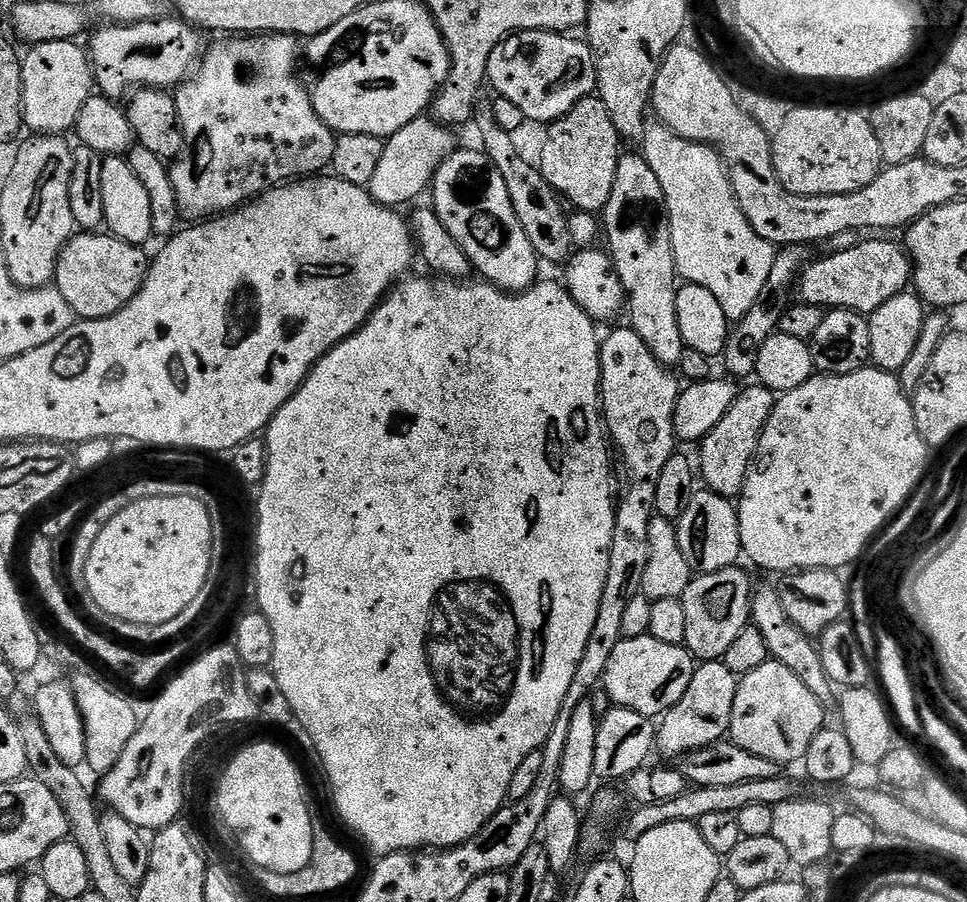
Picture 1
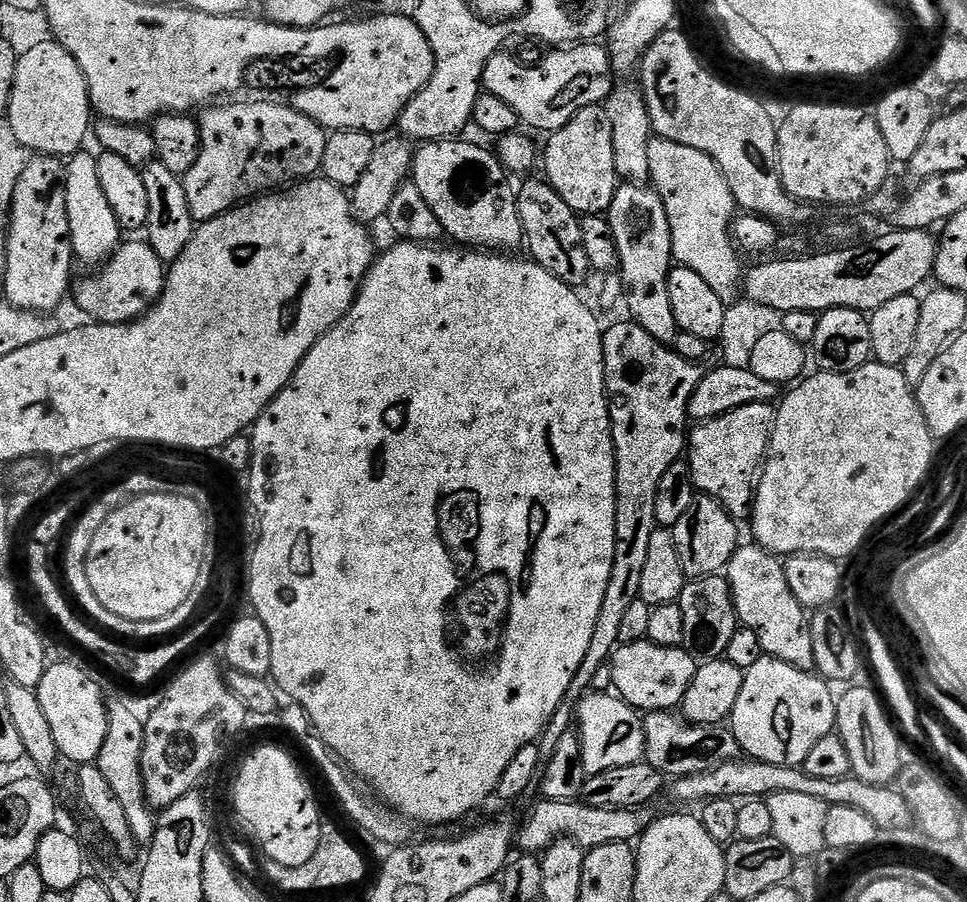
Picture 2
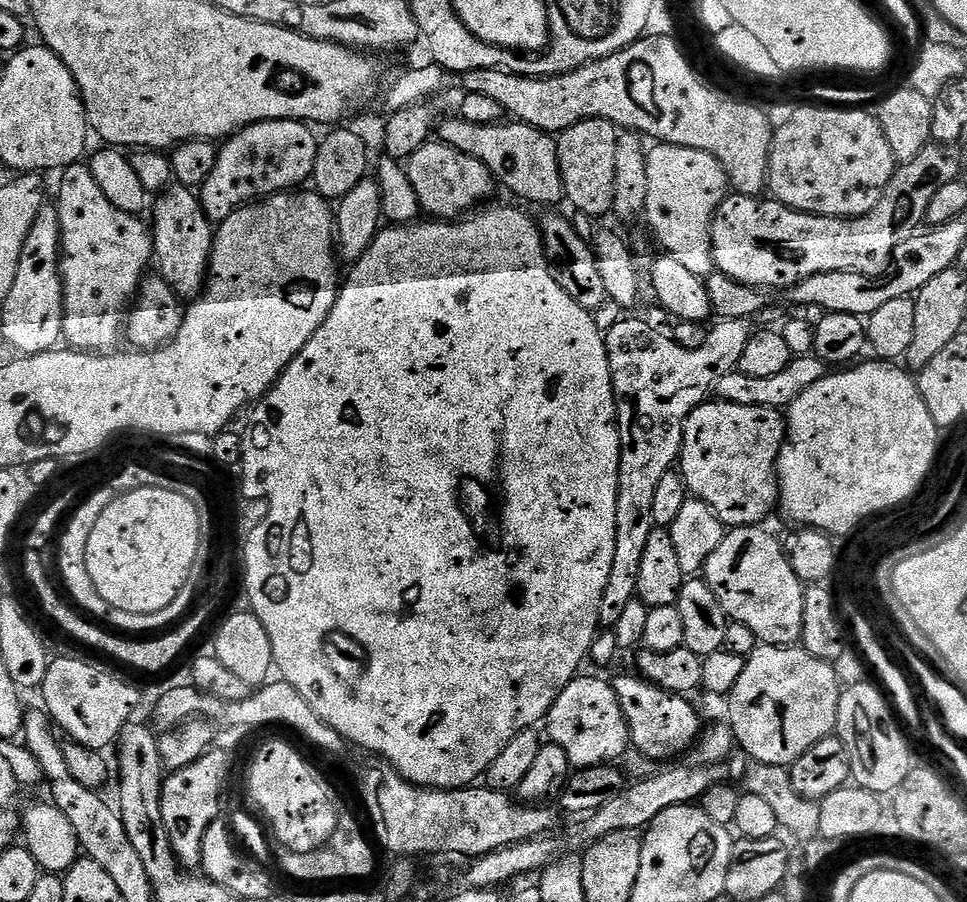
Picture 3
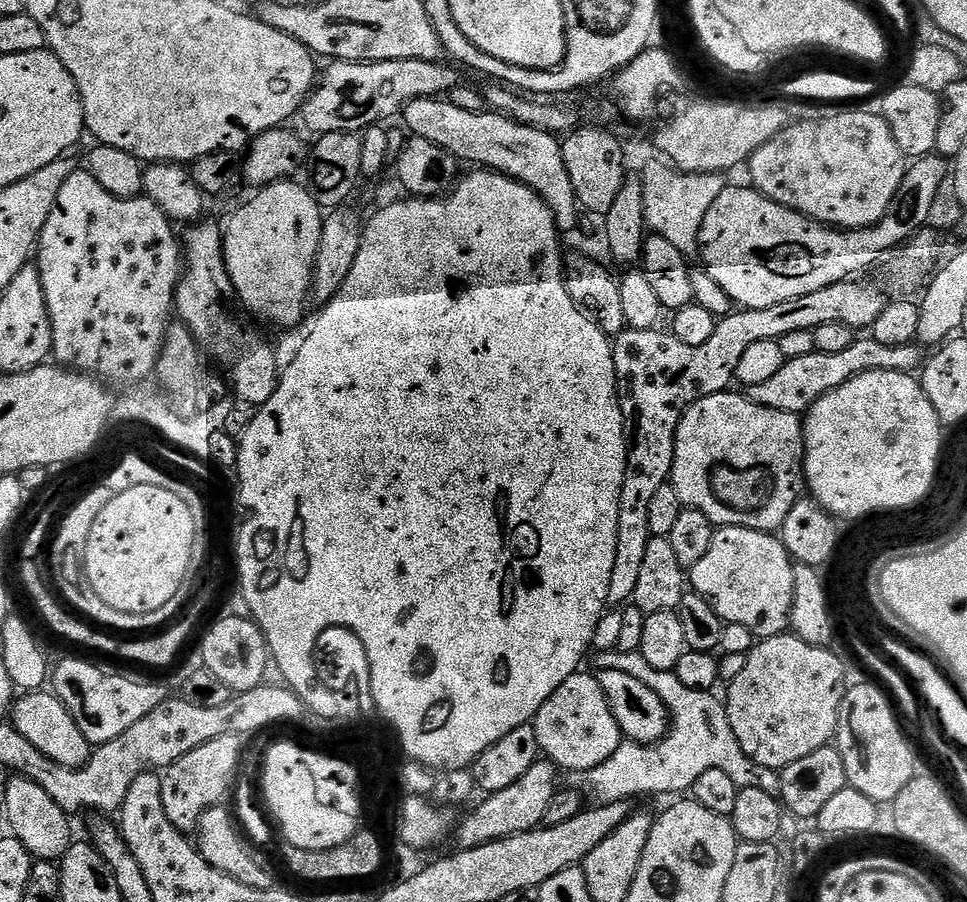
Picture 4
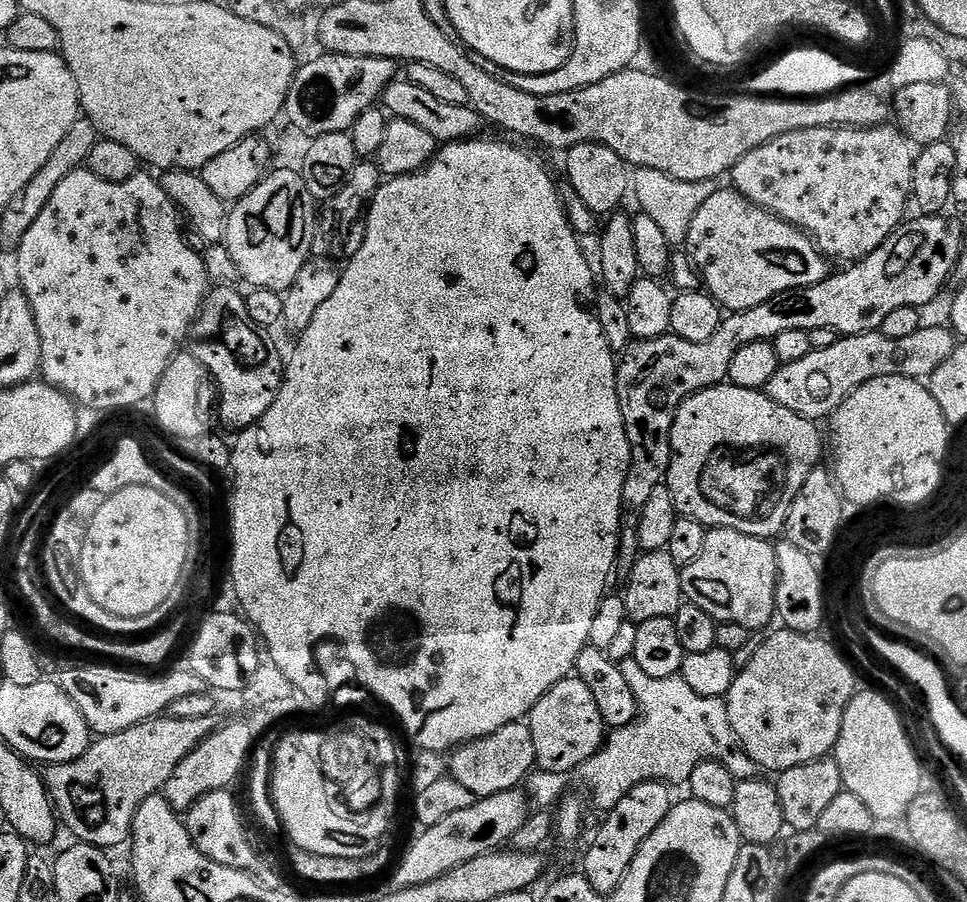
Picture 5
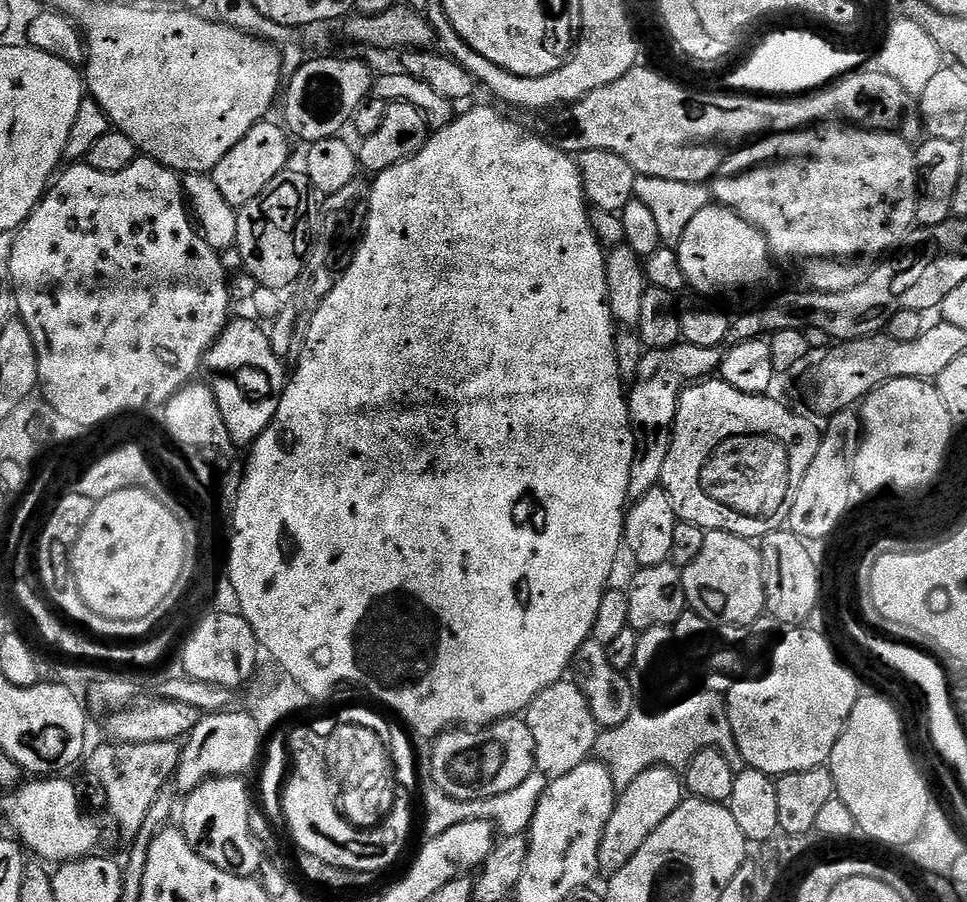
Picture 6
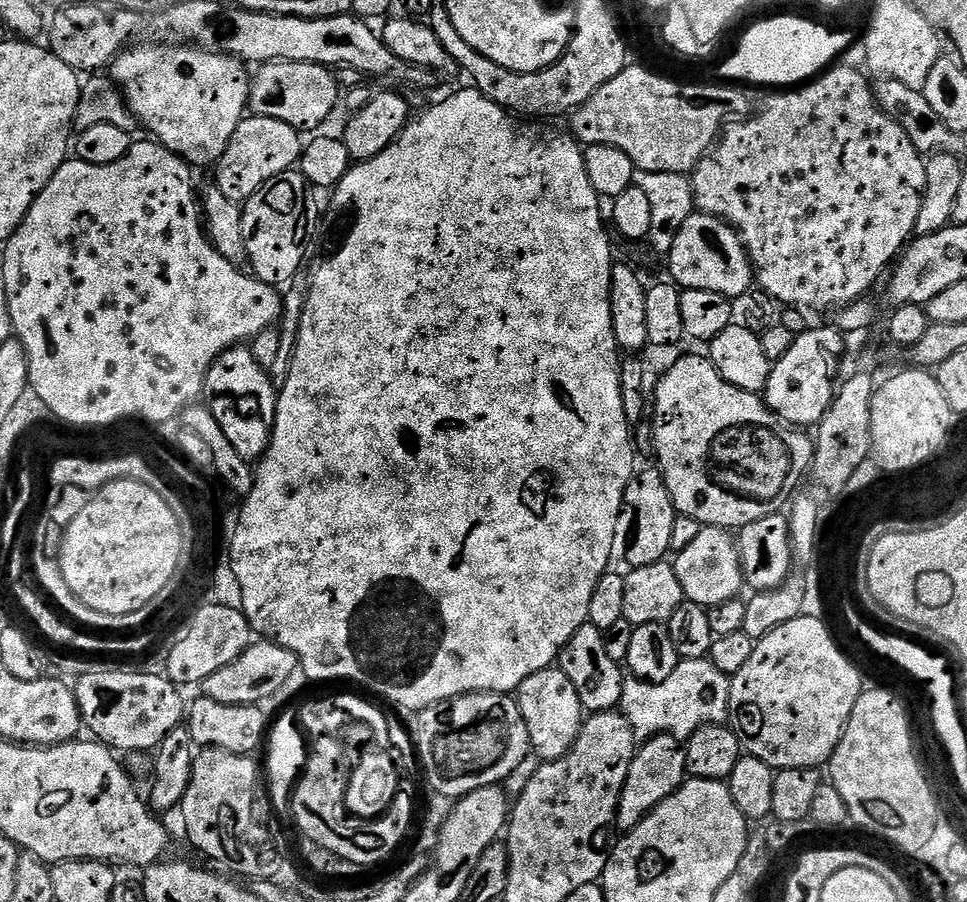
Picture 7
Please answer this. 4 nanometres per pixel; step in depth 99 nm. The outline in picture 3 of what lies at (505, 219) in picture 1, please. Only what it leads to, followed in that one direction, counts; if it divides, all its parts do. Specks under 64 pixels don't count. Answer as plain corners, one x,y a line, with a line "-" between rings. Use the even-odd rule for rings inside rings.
441,142
423,144
408,157
406,171
421,209
432,215
429,217
444,222
451,222
479,209
489,199
487,196
491,194
494,185
493,174
482,161

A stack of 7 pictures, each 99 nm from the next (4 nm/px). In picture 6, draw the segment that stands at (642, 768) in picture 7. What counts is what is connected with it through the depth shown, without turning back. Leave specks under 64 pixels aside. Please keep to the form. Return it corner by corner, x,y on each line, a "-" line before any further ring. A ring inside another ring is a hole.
655,766
638,774
630,786
626,786
616,798
614,814
610,814
610,822
606,822
606,830
600,839
598,862
600,872
611,874
626,864
629,858
646,842
646,838
654,830
678,810
678,806
686,799
686,789
681,773
675,768

